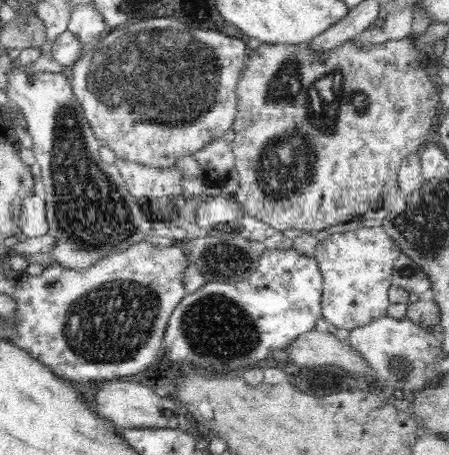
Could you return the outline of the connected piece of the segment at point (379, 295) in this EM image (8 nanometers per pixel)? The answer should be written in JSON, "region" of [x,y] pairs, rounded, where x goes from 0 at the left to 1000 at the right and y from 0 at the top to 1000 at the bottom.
{"region":[[[786,497],[780,508],[744,512],[710,530],[697,565],[717,604],[715,695],[728,712],[780,725],[820,712],[842,695],[864,692],[871,670],[866,633],[875,593],[895,547],[849,497]]]}

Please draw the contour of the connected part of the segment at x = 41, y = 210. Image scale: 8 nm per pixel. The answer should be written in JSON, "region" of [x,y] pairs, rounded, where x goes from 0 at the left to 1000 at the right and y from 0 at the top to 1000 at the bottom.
{"region":[[[82,429],[60,435],[47,457],[47,510],[58,523],[80,523],[109,512],[100,437]]]}

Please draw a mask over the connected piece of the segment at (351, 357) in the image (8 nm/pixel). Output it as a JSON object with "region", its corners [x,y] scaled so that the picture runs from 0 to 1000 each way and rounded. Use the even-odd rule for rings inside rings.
{"region":[[[704,723],[664,734],[630,765],[641,791],[670,807],[755,800],[762,809],[808,826],[820,820],[811,789],[780,765],[775,749],[755,749],[746,734]]]}

